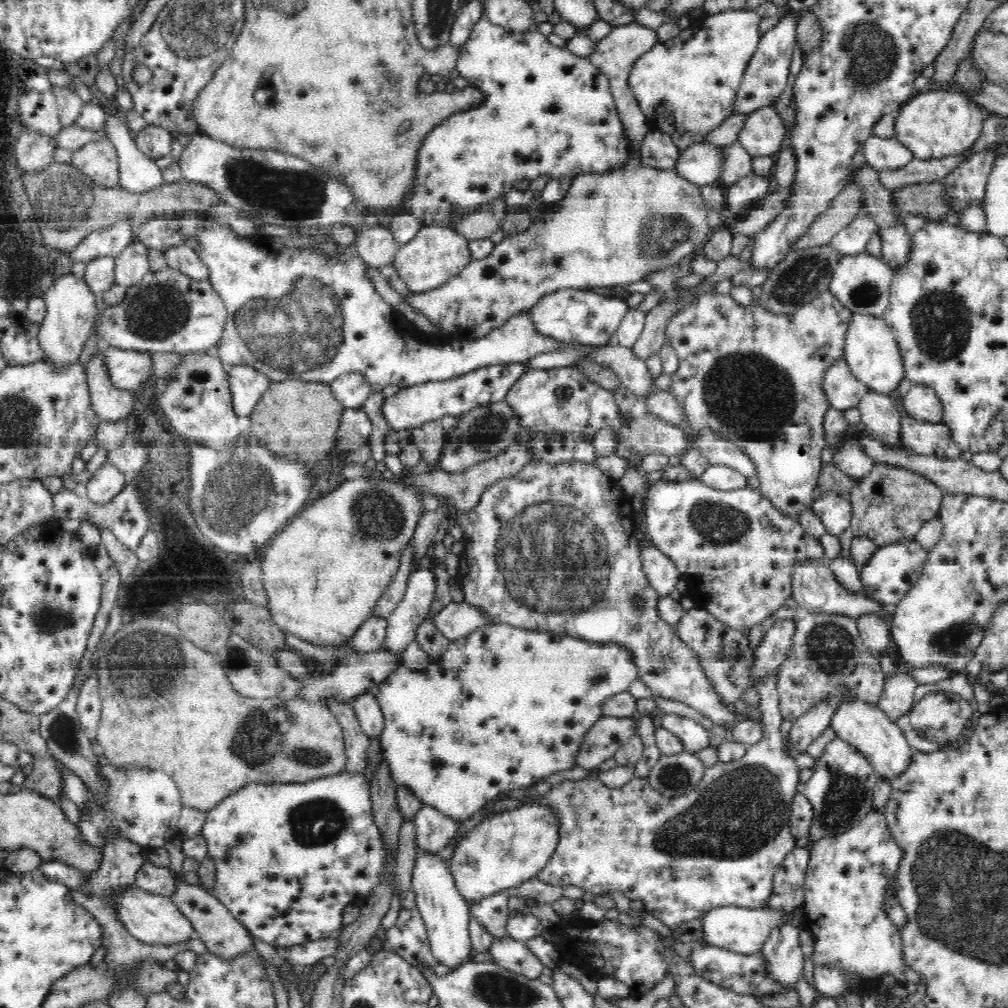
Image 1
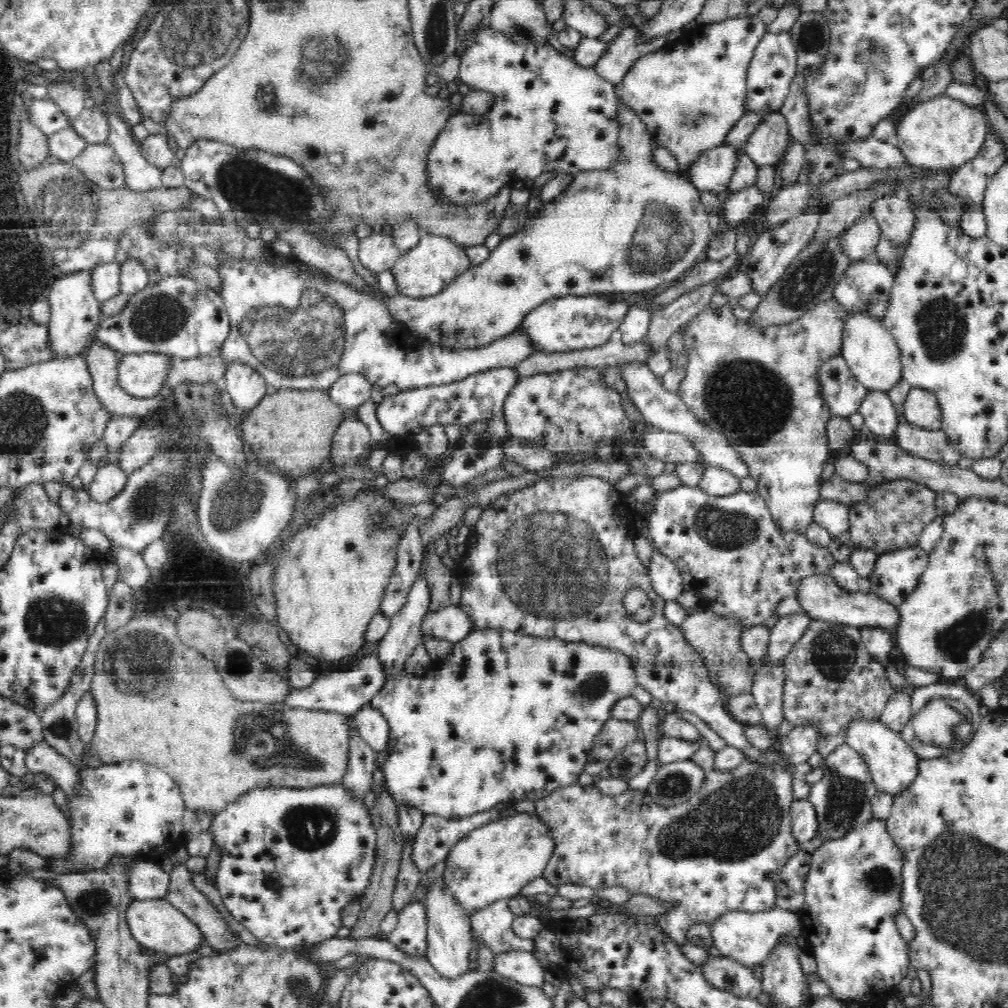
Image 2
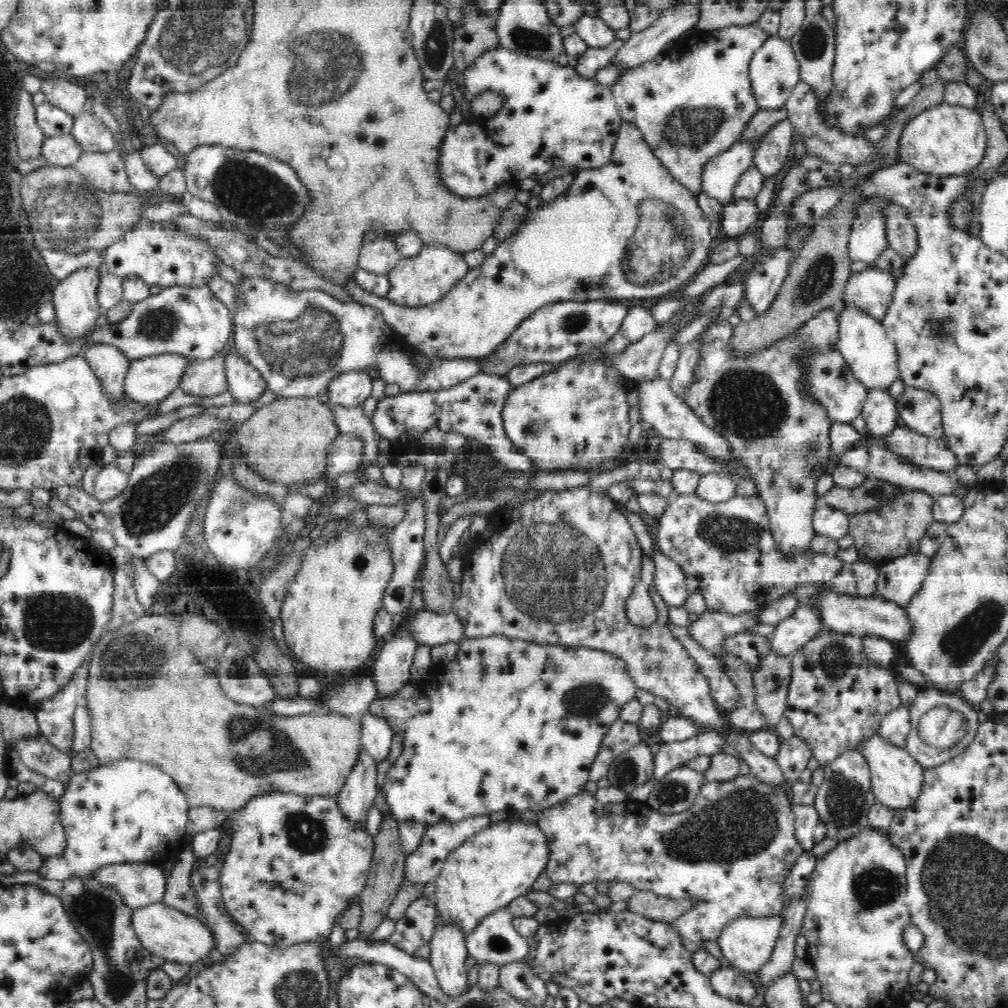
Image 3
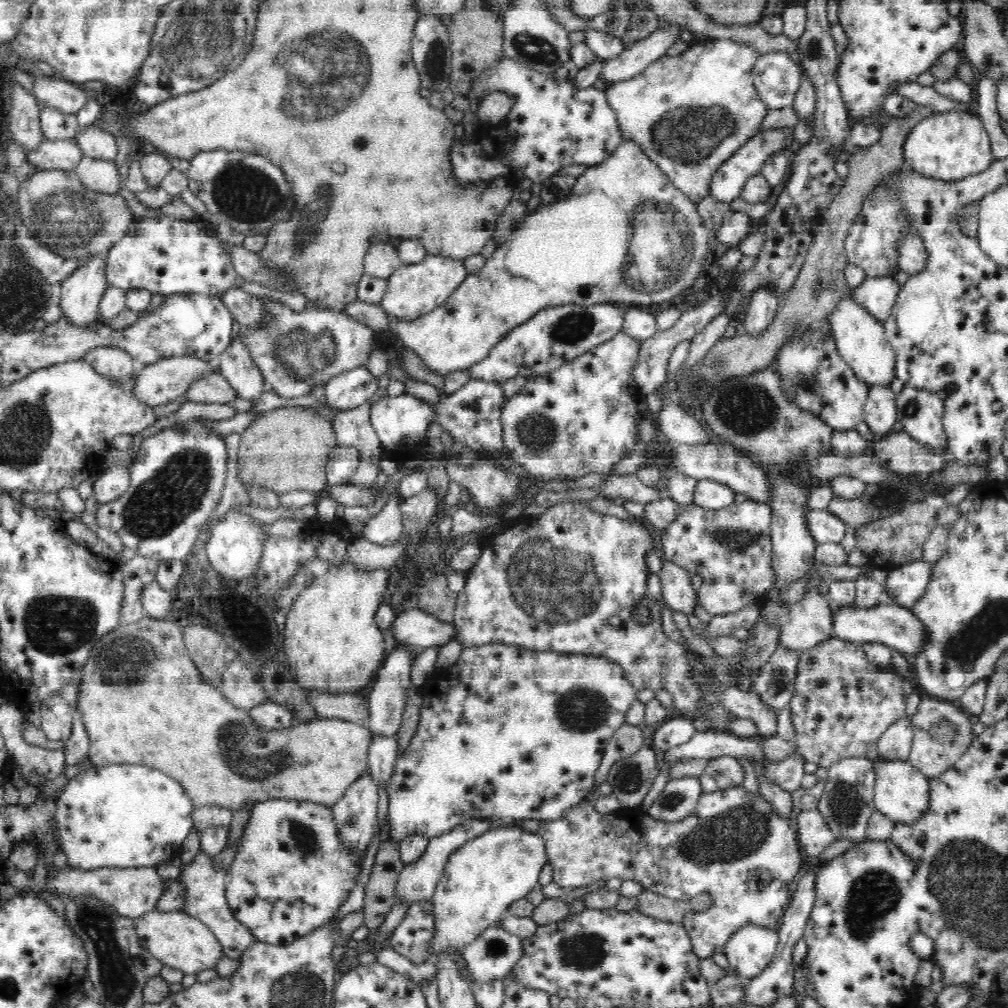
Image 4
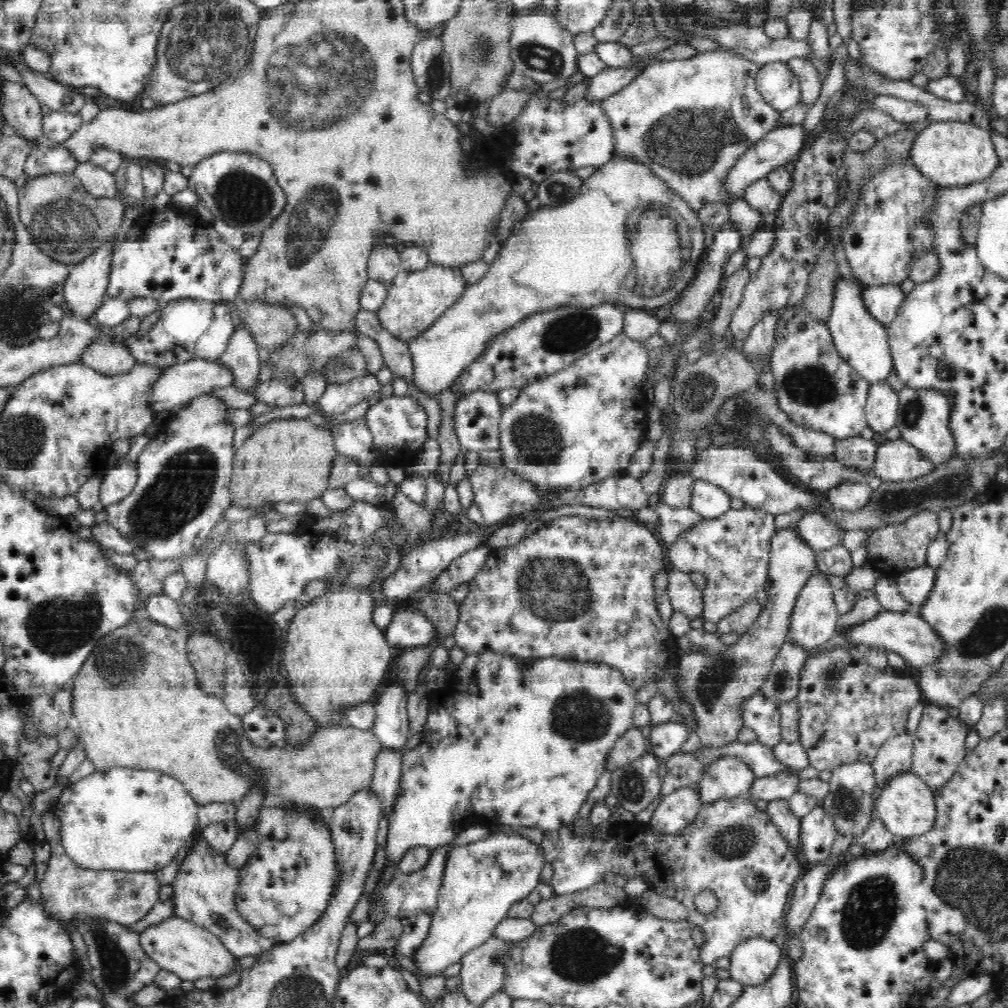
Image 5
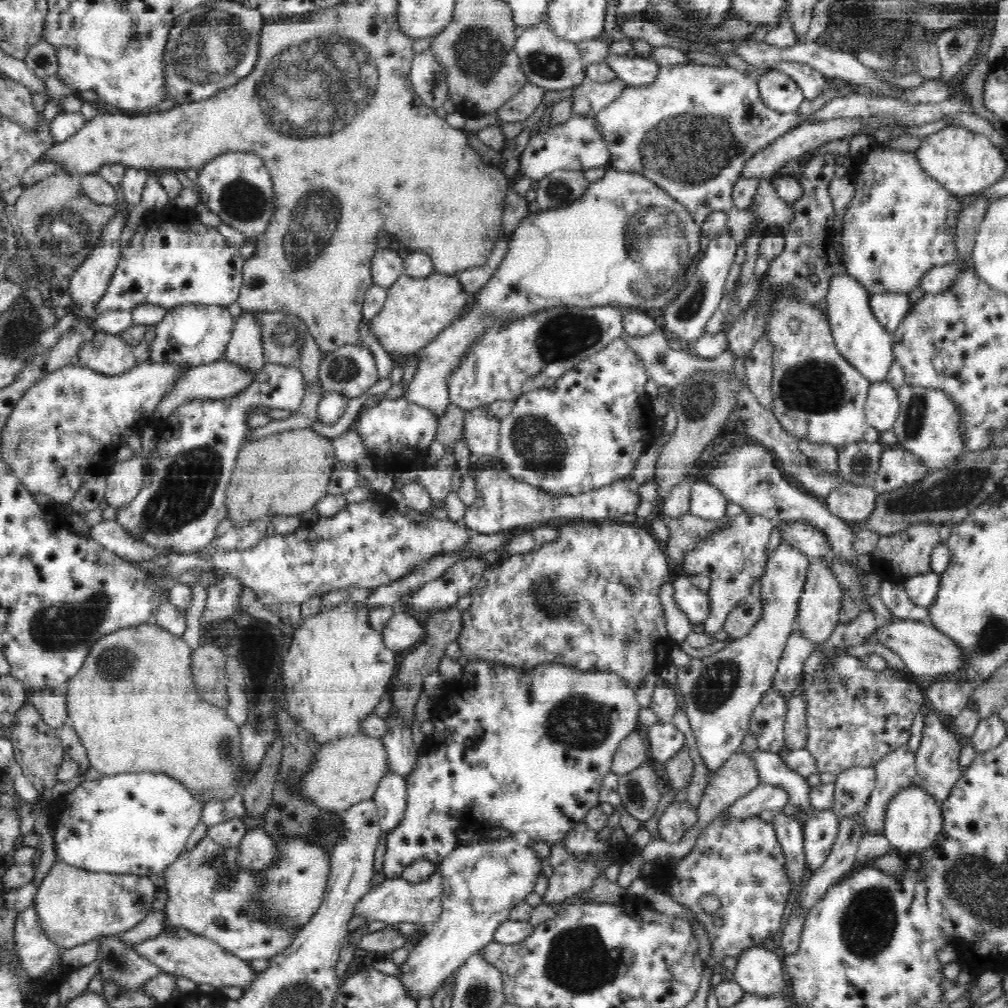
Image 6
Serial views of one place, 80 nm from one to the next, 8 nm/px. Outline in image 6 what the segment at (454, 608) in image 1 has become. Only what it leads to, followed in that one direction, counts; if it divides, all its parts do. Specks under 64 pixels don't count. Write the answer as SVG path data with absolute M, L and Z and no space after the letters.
M403 610L394 614L381 633L384 645L399 654L402 650L410 649L422 642L422 638L426 636L426 627Z

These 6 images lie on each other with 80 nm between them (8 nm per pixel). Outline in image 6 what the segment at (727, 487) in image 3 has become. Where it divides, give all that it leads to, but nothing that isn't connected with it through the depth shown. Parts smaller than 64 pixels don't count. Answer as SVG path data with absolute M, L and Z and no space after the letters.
M696 481L691 486L689 513L700 518L718 522L720 518L728 516L726 506L729 500L722 494L722 491L710 484L708 481Z

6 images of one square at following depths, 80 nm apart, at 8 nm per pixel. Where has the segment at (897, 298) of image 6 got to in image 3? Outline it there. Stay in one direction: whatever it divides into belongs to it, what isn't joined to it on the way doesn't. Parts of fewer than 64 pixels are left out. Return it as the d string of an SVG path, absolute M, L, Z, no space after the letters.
M868 266L861 272L851 274L841 303L852 305L880 321L892 304L896 282L892 274Z

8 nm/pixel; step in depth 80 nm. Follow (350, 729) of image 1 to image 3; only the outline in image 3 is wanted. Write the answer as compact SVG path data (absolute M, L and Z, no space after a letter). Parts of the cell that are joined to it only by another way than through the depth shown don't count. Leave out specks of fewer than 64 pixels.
M362 748L359 750L360 762L352 770L346 784L337 796L337 805L341 814L353 822L356 830L364 830L366 816L370 804L374 804L378 788L377 763L375 759Z

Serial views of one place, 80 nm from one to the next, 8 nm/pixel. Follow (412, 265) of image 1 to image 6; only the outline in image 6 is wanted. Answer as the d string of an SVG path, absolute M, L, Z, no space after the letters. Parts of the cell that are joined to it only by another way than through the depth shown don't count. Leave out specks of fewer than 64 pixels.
M434 270L426 278L411 278L403 275L398 278L388 290L388 298L382 311L374 316L370 322L374 328L374 336L390 354L400 354L401 356L411 356L422 350L424 346L434 343L443 334L448 325L452 325L456 318L463 313L468 294L462 289L458 278L440 274Z

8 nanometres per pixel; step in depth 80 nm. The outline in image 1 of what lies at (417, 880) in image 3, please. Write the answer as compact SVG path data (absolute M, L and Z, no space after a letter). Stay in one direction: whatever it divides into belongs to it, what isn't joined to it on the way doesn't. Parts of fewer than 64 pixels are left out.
M420 806L413 822L416 830L417 849L424 853L436 853L452 844L456 834L460 834L462 824L433 809L432 806Z

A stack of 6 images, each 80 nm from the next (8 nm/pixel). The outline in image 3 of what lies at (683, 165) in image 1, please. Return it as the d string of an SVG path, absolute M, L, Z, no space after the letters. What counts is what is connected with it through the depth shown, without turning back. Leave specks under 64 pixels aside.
M757 140L738 142L732 148L708 161L701 174L703 192L728 203L738 179L753 165Z

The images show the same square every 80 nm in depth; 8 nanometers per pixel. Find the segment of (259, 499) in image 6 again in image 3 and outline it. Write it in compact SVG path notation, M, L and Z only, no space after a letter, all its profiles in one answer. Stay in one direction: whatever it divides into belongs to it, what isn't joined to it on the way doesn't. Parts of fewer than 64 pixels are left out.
M280 397L254 411L254 414L234 431L238 444L238 454L248 465L248 469L264 480L278 485L311 484L325 478L328 446L339 435L334 411L330 405L316 397Z

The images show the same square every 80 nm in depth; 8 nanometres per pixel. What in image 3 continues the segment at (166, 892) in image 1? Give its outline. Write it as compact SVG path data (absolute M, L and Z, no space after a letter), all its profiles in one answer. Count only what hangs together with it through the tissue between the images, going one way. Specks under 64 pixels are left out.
M136 862L107 864L88 877L112 887L133 912L150 904L162 903L165 896L167 878L162 866L158 865Z

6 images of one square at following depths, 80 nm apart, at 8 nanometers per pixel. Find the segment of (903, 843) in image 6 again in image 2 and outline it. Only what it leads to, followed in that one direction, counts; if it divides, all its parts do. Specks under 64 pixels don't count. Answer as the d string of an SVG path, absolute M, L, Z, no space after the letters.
M856 720L854 724L848 726L848 742L856 752L862 755L862 759L867 763L872 781L881 795L888 797L900 797L903 793L911 790L919 778L920 759L910 745L901 737L901 733L890 731L882 721L865 722Z

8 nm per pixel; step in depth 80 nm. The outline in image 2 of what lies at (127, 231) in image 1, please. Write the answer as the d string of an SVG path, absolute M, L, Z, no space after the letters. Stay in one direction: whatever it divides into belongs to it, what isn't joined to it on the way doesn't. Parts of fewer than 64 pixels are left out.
M120 237L84 242L78 249L52 249L52 259L64 274L91 270L97 264L113 262Z

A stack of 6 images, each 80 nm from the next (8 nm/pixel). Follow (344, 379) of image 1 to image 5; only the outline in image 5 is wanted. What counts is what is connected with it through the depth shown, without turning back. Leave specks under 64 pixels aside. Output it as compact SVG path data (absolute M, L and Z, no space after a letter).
M366 373L347 383L327 384L324 393L316 403L326 418L344 414L352 404L362 402L372 392L380 392L382 386L380 381L376 379L376 375Z

